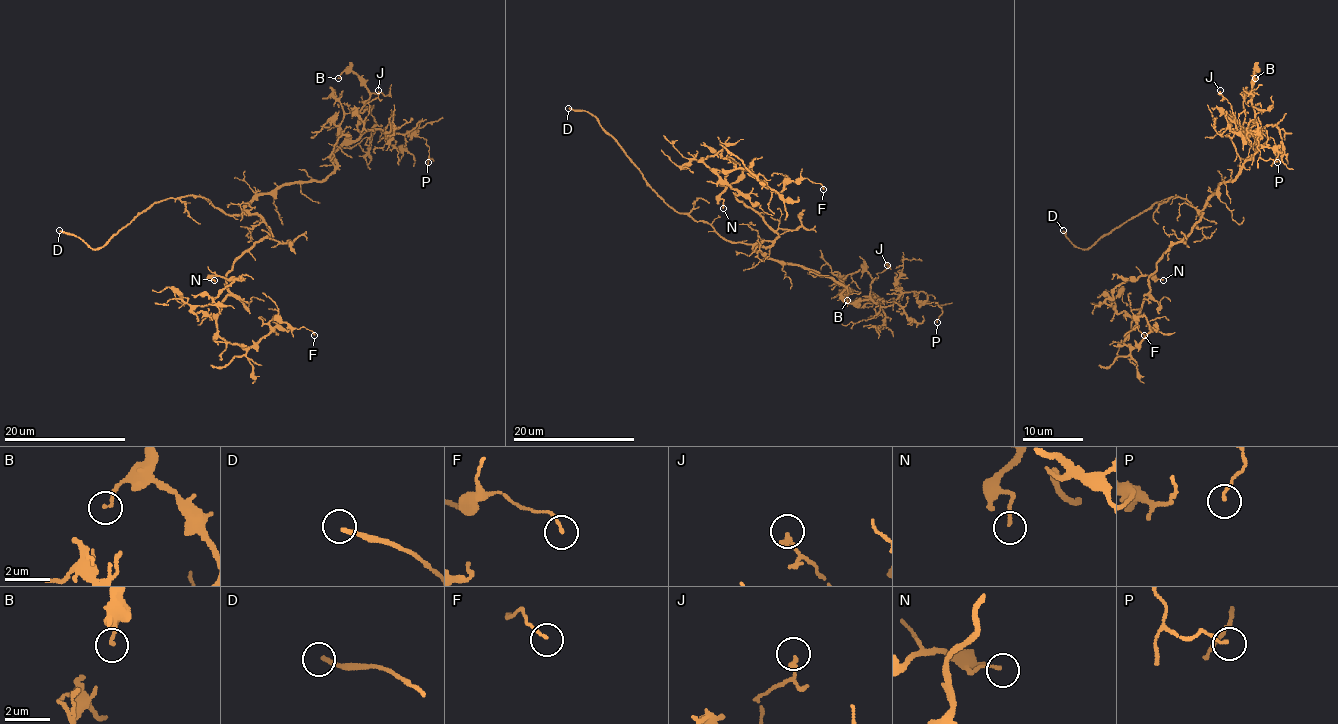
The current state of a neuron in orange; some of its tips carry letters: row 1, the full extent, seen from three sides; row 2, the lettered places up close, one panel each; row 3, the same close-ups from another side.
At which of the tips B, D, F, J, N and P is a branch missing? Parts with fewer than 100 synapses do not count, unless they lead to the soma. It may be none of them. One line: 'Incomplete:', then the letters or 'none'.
Incomplete: D

